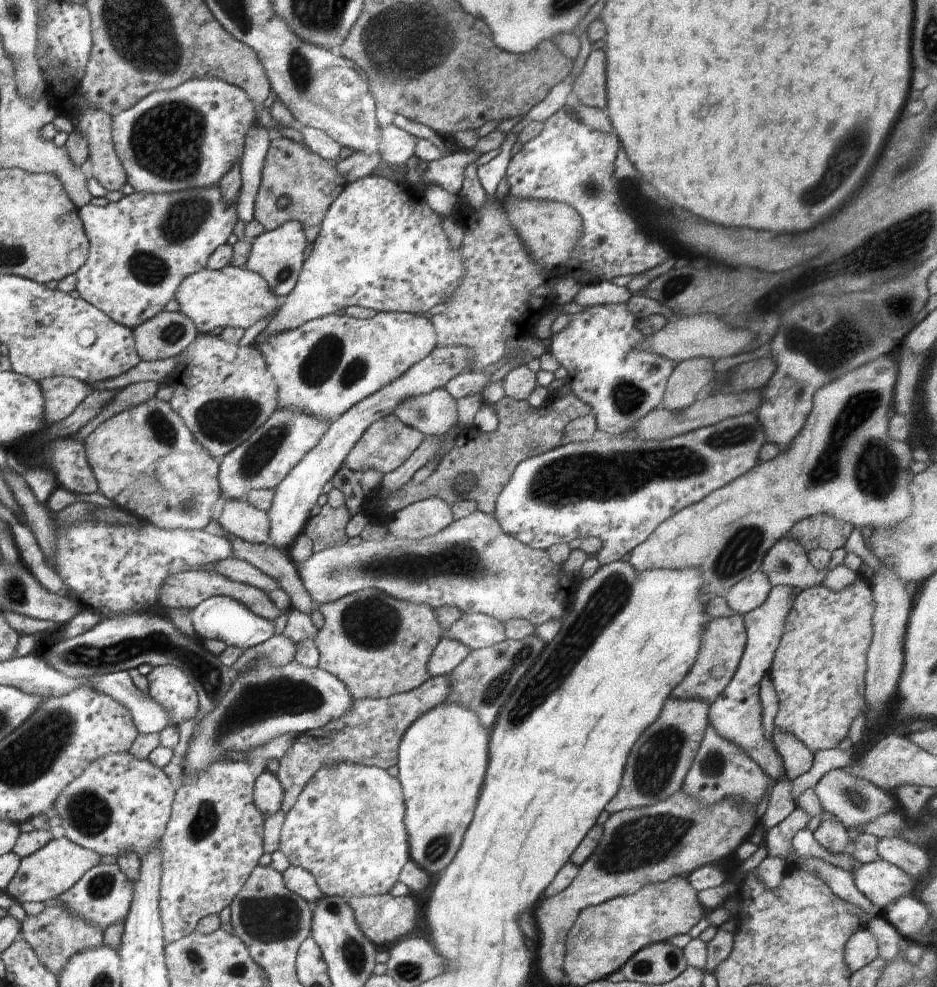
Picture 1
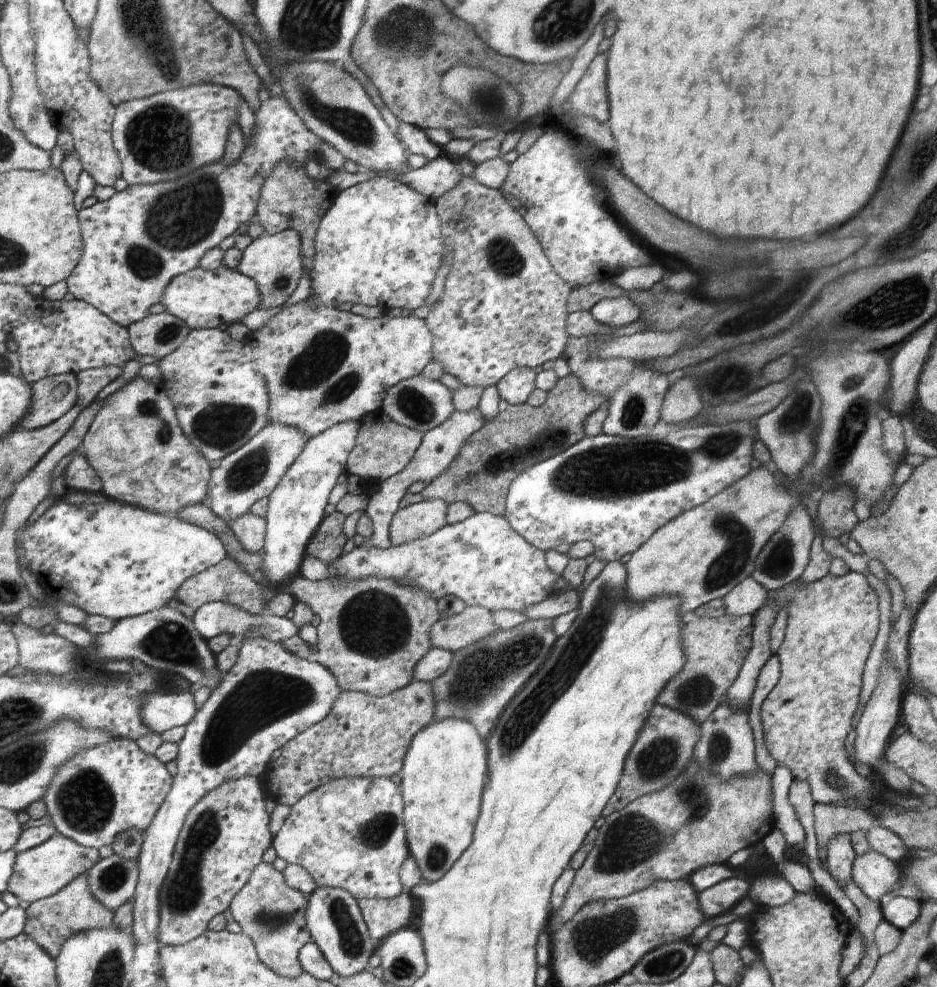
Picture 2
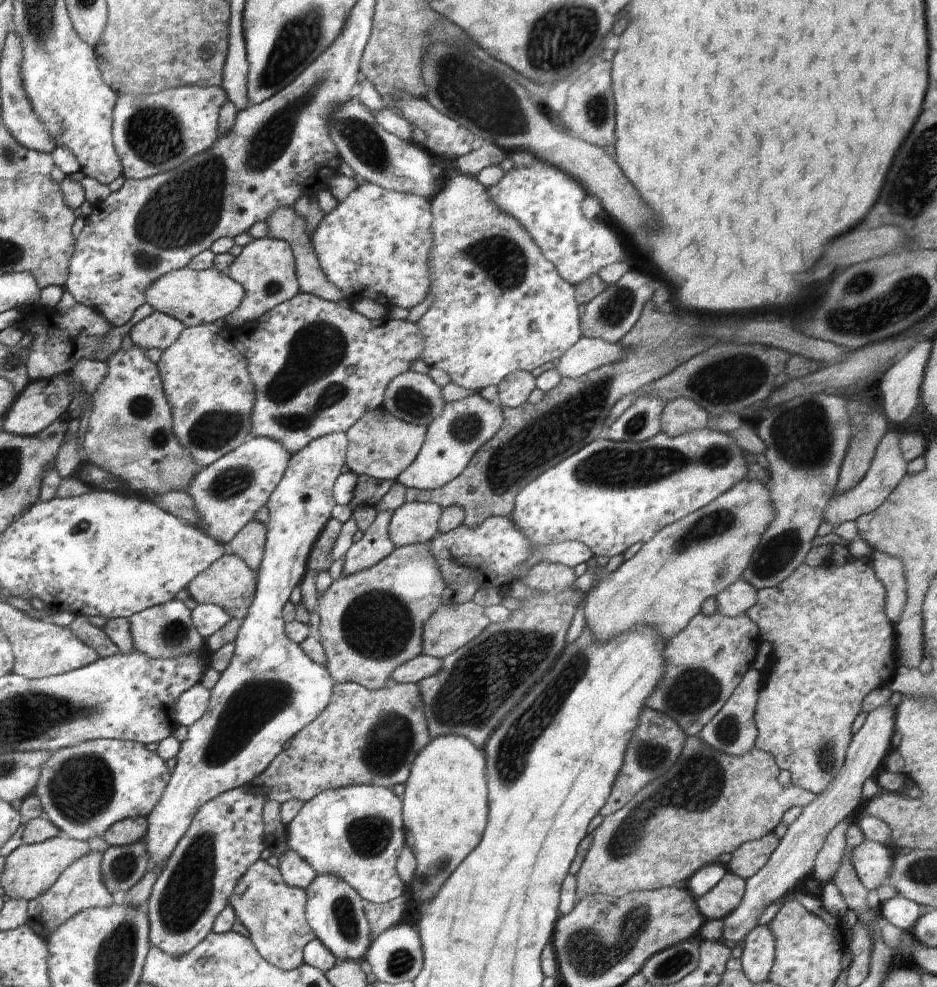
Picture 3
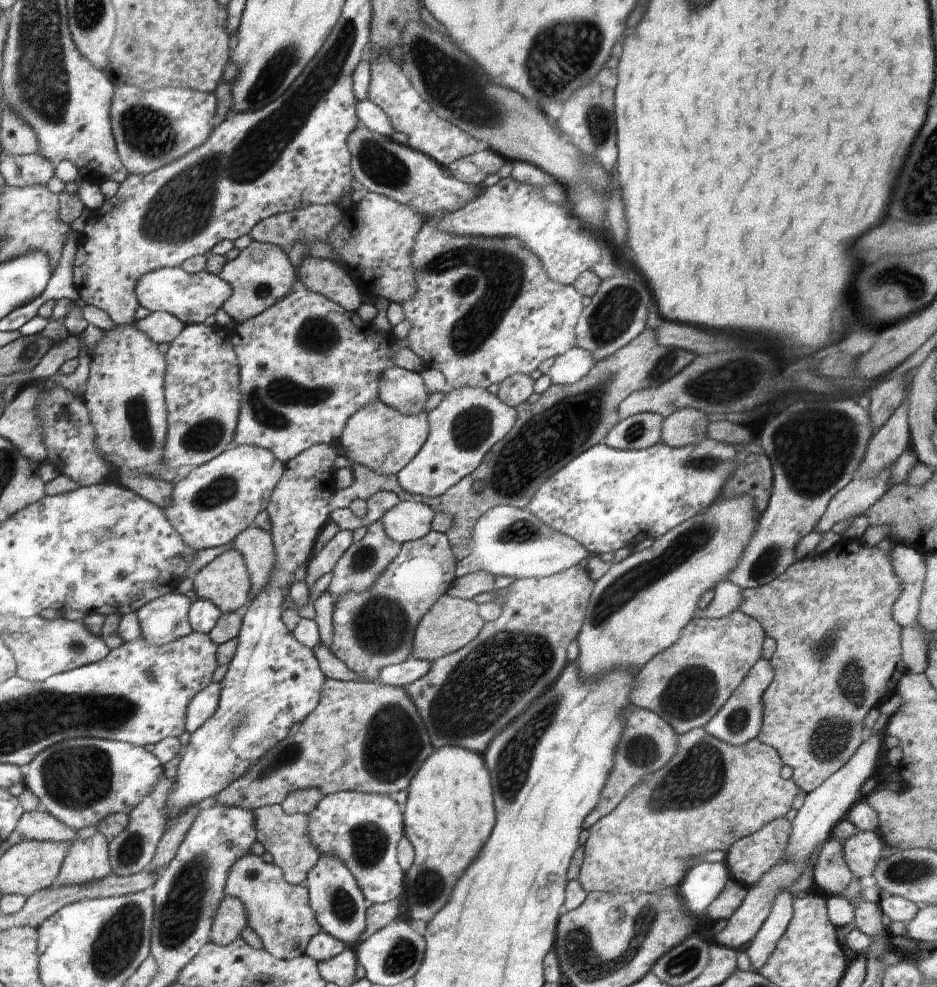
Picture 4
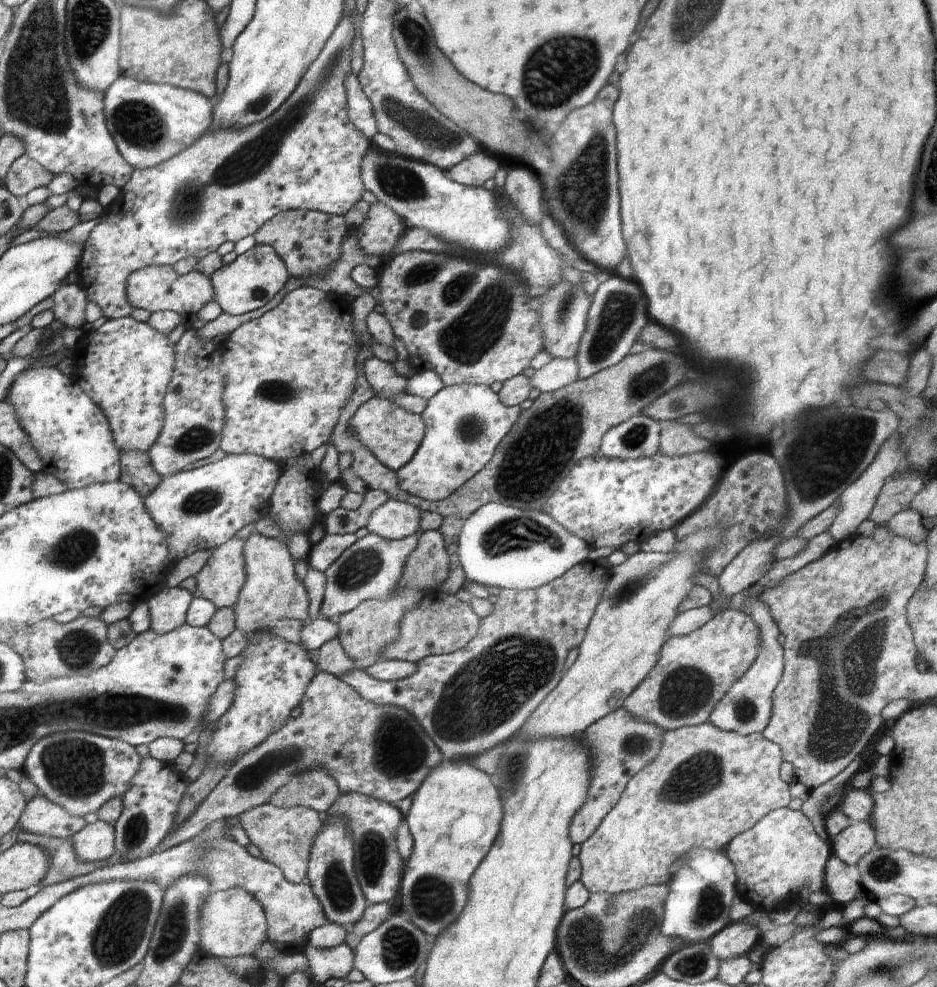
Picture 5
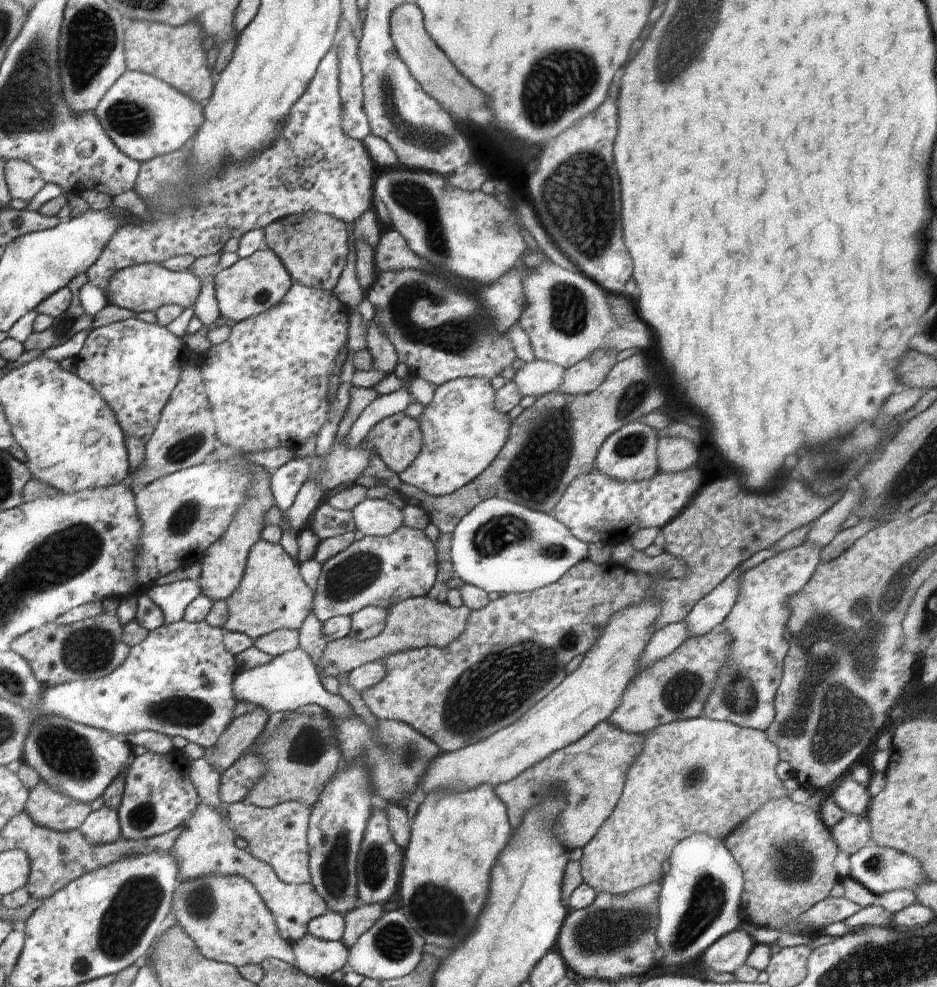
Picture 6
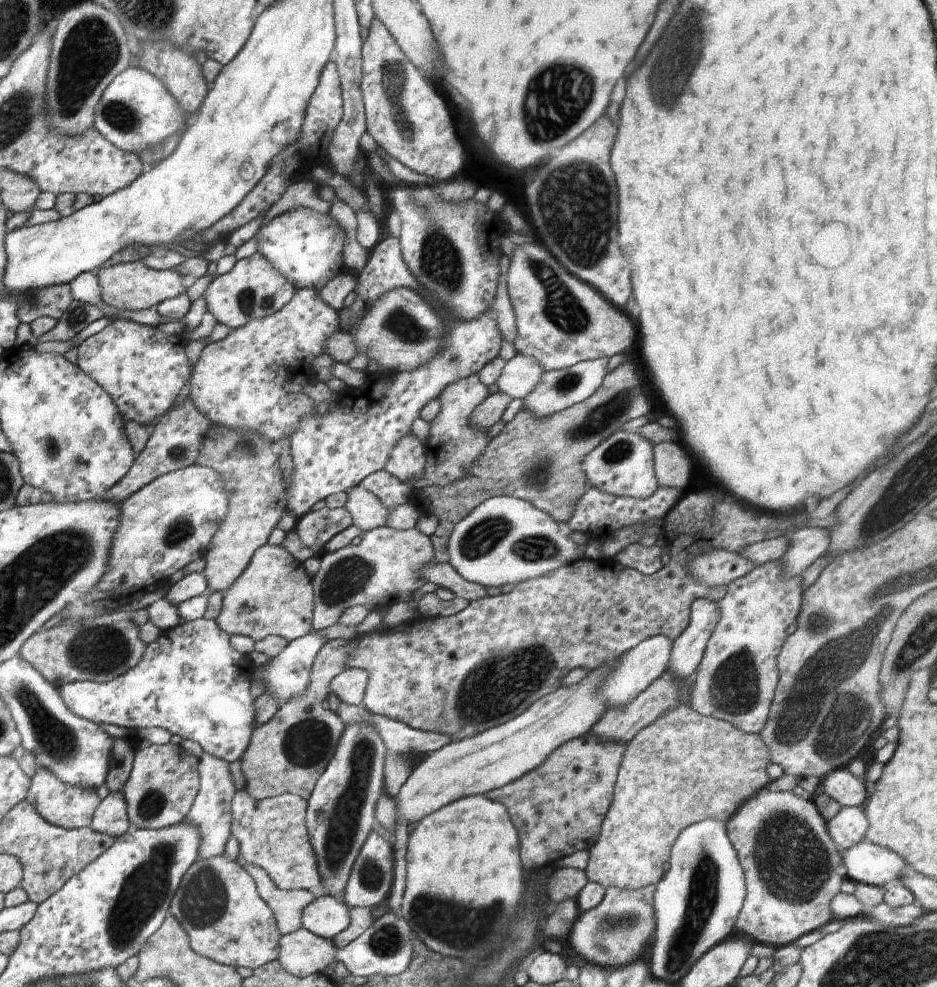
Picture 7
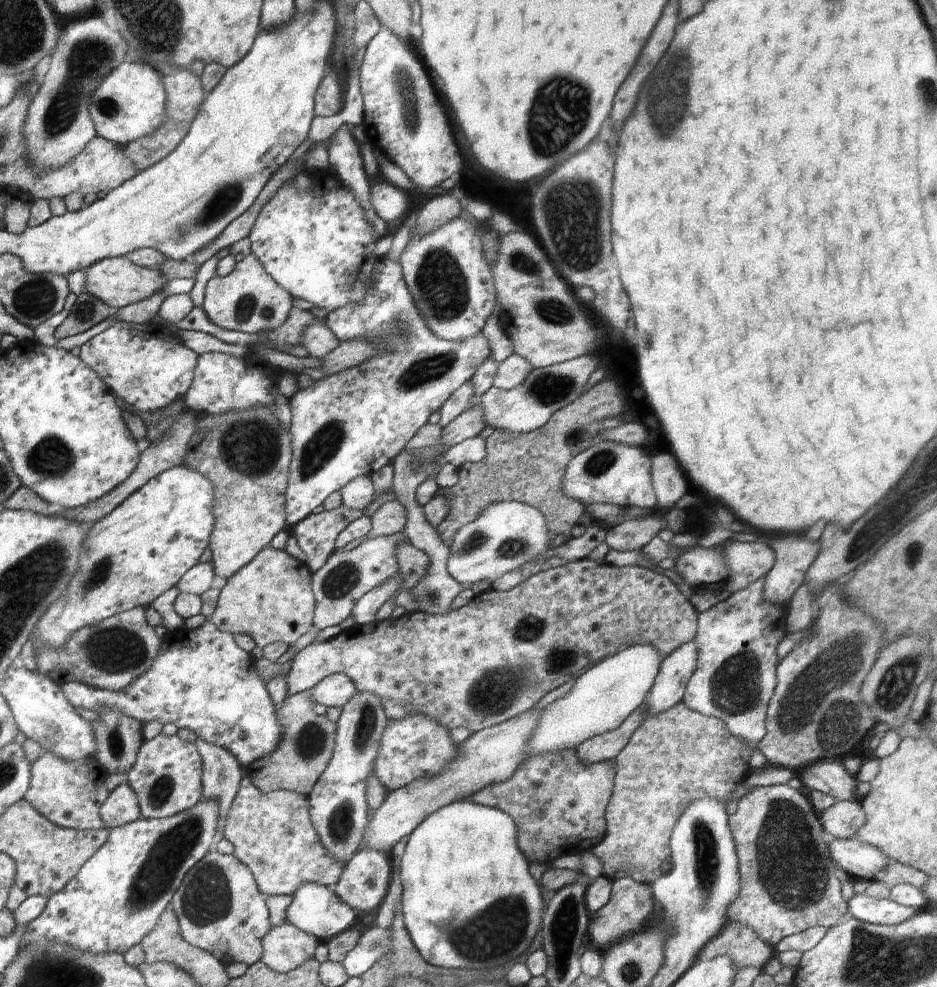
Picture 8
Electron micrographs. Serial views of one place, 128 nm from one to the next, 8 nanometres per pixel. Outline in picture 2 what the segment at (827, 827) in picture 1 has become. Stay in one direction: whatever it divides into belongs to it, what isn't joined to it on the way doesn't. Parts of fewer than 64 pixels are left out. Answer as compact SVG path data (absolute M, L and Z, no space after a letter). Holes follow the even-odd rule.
M848 833L834 834L826 846L828 872L830 876L842 887L852 876L853 862L856 858Z

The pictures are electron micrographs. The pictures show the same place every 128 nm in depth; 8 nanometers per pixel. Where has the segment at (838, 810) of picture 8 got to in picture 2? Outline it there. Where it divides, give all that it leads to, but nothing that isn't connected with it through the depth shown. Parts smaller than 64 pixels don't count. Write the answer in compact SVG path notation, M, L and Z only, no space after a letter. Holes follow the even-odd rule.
M871 850L864 856L856 856L851 878L868 898L879 901L884 894L901 885L900 868L901 865Z

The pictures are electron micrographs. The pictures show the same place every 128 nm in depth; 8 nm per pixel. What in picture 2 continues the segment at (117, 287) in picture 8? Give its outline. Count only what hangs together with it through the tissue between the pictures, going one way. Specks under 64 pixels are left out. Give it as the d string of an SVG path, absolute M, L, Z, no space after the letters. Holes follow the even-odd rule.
M224 266L207 271L196 267L170 280L160 298L160 304L170 314L181 318L191 330L229 327L254 310L260 309L260 288L238 270Z

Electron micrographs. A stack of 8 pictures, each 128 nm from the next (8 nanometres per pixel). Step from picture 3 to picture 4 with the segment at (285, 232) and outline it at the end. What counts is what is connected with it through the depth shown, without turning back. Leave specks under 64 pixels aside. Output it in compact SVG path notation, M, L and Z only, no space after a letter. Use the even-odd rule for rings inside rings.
M304 258L296 270L297 282L339 304L344 310L357 312L364 297L354 281L334 261Z

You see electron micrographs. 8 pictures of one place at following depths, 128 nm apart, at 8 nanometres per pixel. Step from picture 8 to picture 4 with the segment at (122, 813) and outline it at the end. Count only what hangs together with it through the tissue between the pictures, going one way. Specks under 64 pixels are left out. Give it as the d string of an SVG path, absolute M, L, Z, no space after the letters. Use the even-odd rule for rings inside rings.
M100 832L88 838L74 838L66 862L51 887L64 888L108 878L112 873L110 852L110 841Z

